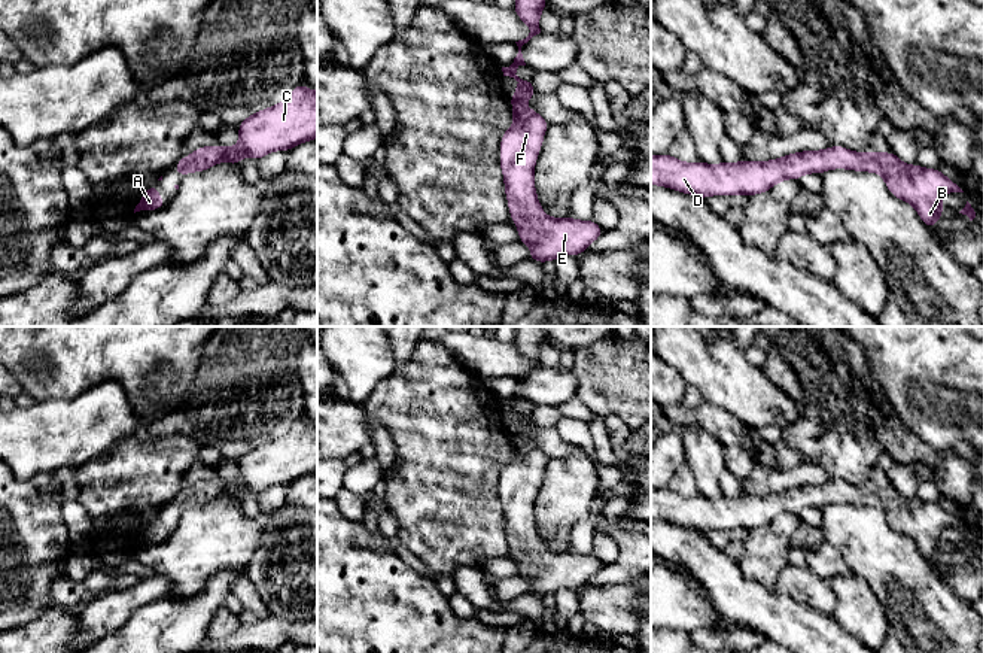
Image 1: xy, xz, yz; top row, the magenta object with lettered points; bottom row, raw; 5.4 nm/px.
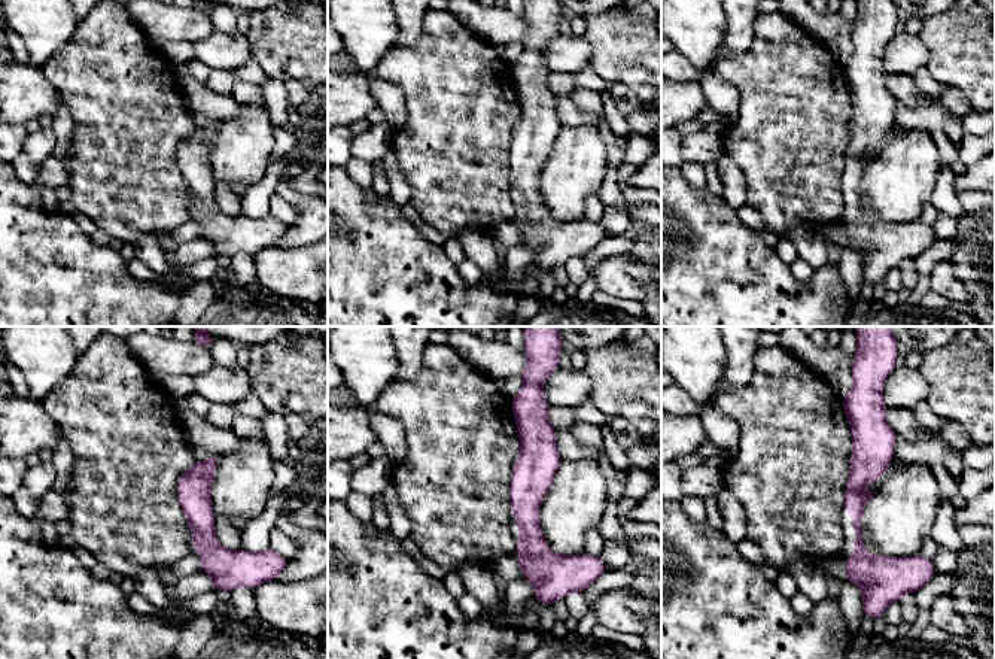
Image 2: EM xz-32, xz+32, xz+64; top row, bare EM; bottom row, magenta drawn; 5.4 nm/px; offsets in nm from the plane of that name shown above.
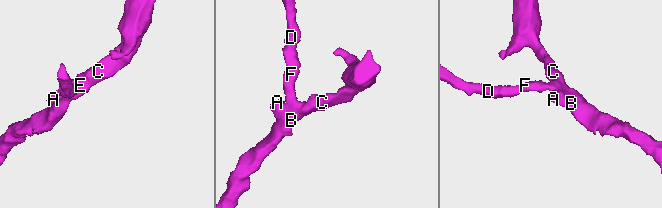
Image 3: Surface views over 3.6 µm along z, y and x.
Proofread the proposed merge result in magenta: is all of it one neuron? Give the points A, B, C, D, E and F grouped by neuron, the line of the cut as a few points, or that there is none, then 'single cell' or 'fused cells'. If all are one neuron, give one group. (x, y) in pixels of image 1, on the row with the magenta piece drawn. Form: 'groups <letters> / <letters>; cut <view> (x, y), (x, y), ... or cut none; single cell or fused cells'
groups A B C D E F; cut none; single cell

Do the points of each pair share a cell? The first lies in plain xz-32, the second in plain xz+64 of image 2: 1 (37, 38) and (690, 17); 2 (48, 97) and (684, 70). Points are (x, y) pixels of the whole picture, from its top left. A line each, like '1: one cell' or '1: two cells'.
1: one cell
2: two cells

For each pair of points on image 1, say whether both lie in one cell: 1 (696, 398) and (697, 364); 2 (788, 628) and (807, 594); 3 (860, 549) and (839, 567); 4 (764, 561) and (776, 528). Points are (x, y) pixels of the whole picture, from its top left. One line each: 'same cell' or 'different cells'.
1: different cells
2: different cells
3: different cells
4: same cell

